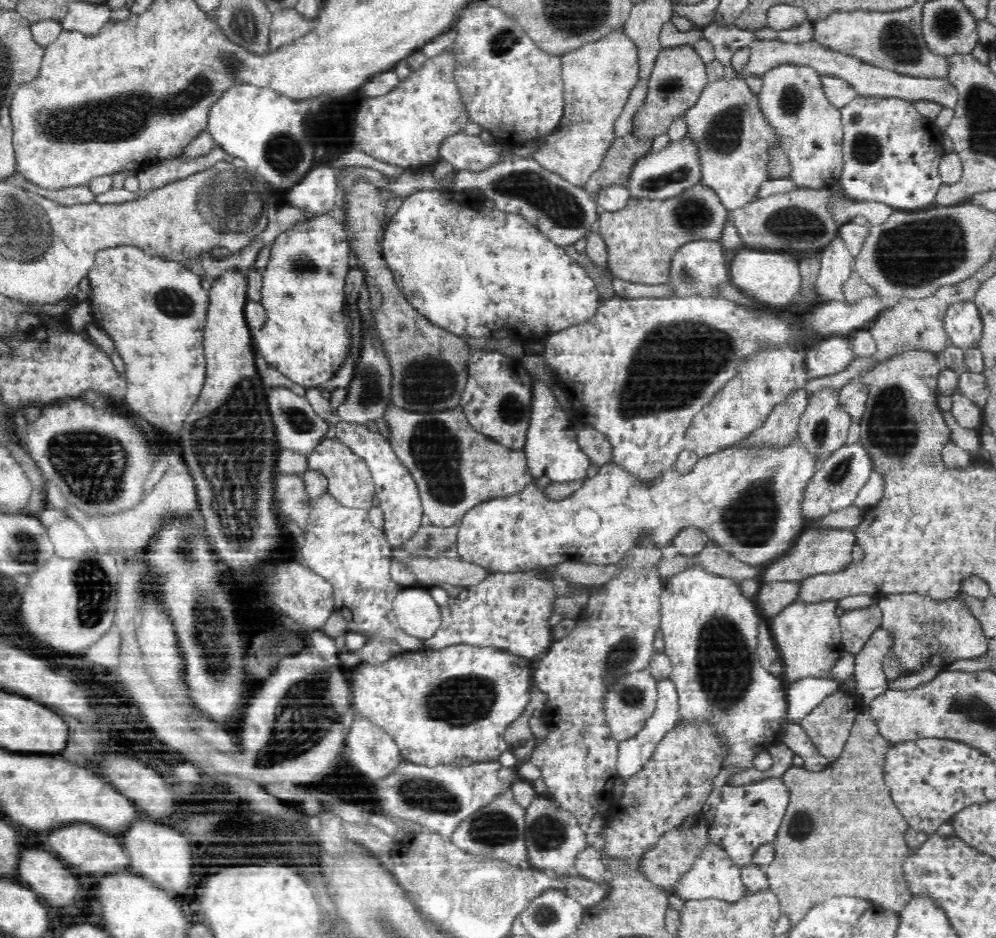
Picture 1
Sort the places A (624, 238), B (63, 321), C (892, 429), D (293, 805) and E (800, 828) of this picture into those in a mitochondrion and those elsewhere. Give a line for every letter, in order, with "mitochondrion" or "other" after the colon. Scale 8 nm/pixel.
A: other
B: other
C: mitochondrion
D: other
E: mitochondrion

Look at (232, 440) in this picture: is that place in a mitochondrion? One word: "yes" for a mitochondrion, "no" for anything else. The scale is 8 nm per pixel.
yes

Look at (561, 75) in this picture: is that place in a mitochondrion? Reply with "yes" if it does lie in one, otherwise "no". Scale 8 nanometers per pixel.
no

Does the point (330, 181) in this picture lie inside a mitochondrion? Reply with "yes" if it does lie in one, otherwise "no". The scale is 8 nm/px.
no

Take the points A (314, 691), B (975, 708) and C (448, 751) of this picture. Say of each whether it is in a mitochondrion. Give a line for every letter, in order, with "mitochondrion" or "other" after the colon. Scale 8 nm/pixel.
A: mitochondrion
B: mitochondrion
C: other

